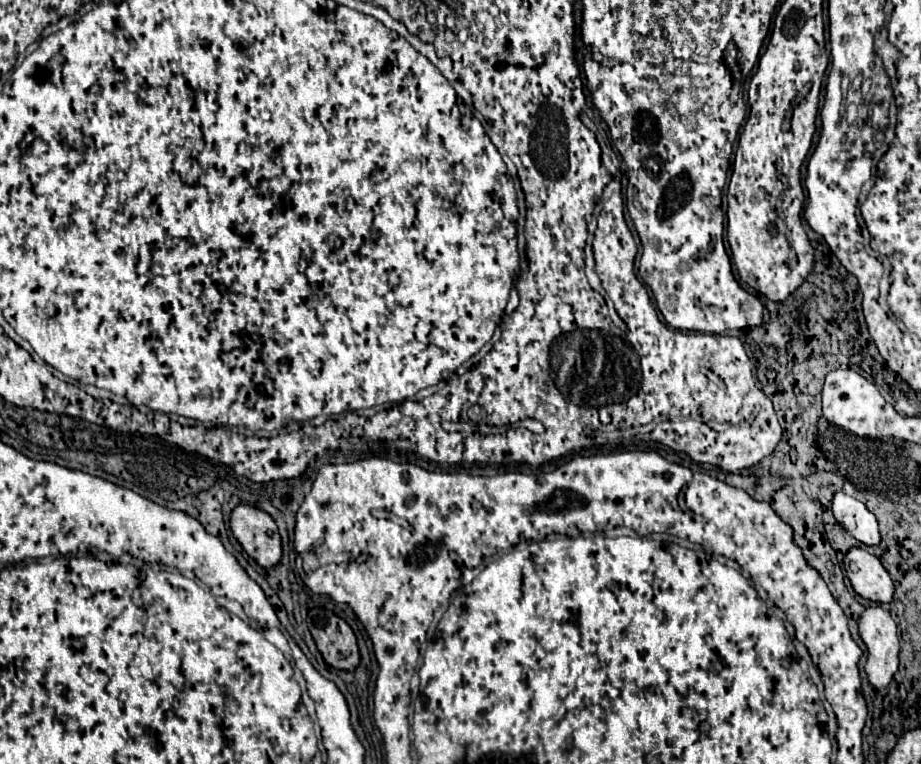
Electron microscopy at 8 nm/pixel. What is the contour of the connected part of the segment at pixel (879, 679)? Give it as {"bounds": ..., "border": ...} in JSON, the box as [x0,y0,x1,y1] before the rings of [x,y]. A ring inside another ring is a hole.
{"bounds":[857,606,900,688],"border":[[[869,606],[857,620],[859,636],[868,649],[865,674],[875,688],[885,688],[897,672],[900,643],[897,624],[881,606]]]}

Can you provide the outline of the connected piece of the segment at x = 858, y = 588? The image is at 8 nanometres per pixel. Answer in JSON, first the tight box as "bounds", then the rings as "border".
{"bounds":[843,546,895,604],"border":[[[853,546],[845,552],[843,564],[847,578],[859,596],[877,604],[891,602],[895,588],[877,556],[859,546]]]}

